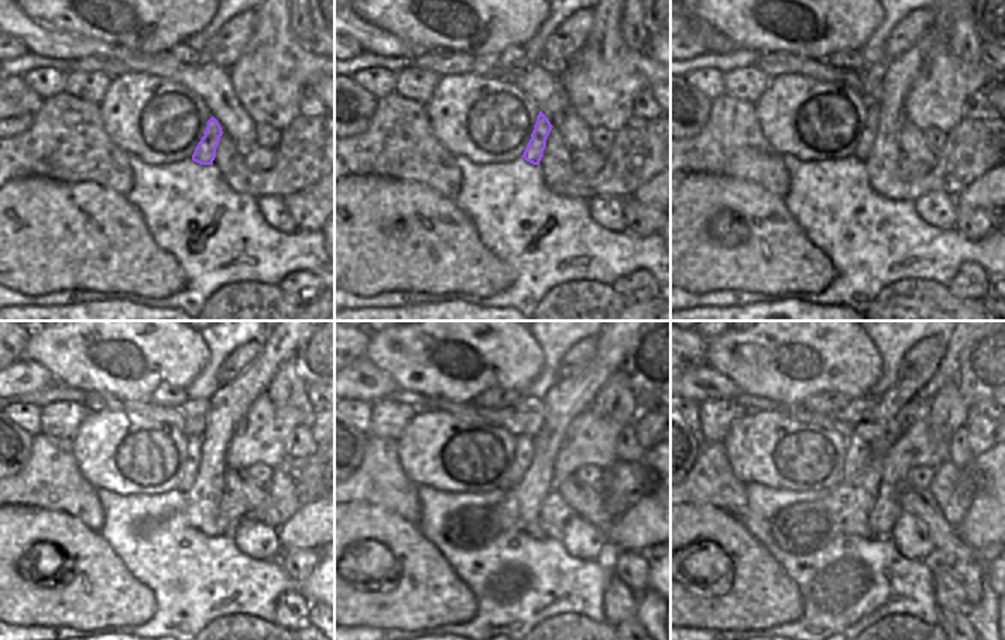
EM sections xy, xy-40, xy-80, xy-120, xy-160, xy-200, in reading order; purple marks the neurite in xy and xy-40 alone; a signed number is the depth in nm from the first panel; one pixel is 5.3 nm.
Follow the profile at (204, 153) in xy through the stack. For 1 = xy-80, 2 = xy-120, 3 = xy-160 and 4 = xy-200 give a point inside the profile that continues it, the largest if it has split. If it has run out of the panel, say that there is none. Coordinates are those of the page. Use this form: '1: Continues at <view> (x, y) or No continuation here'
1: Continues at xy-80 (864, 146)
2: Continues at xy-120 (188, 477)
3: Continues at xy-160 (524, 454)
4: Continues at xy-200 (857, 450).

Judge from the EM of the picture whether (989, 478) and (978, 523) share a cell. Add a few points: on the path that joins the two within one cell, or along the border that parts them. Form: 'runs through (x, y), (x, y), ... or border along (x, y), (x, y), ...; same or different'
runs through (989, 489), (989, 513); same

